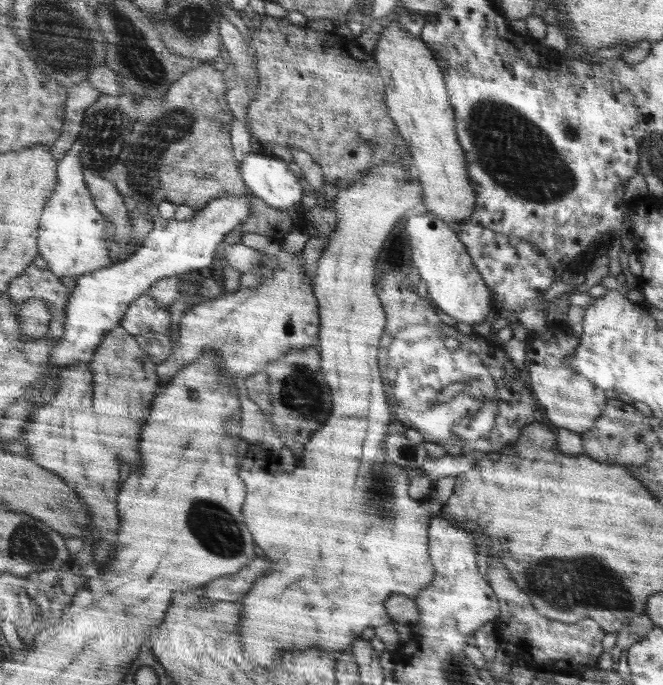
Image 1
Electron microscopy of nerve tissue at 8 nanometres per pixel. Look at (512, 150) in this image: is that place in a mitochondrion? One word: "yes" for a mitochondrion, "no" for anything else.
yes

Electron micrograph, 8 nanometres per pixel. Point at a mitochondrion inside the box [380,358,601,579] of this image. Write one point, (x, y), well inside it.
(456, 421)

